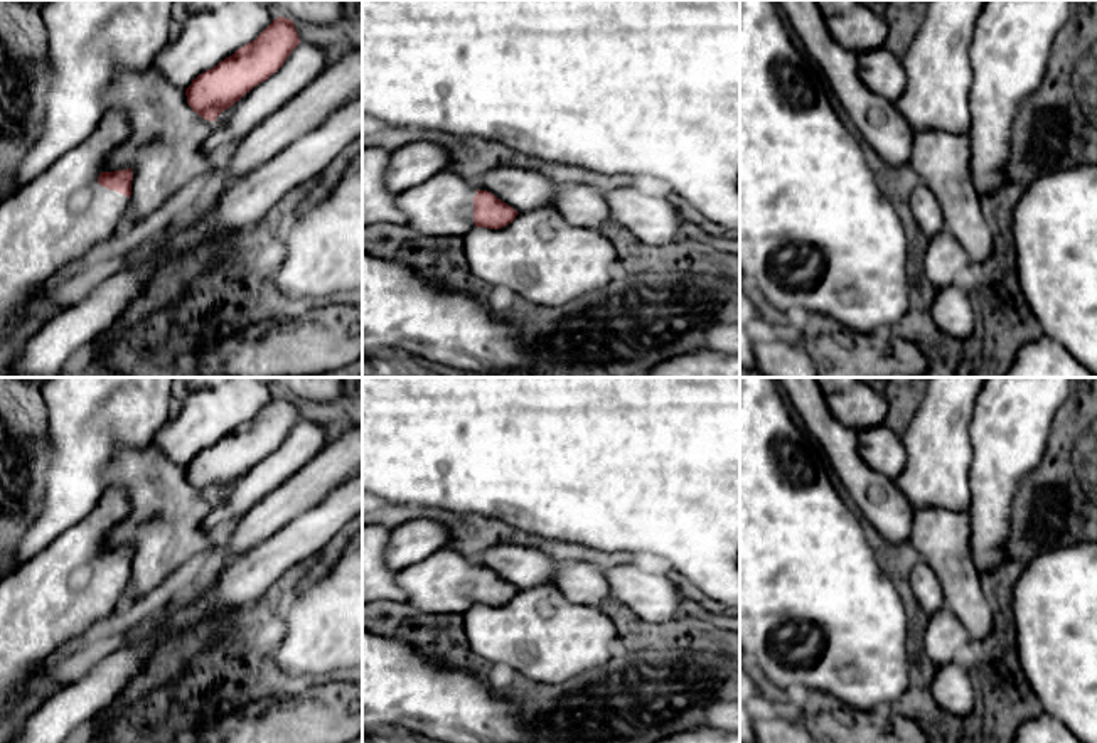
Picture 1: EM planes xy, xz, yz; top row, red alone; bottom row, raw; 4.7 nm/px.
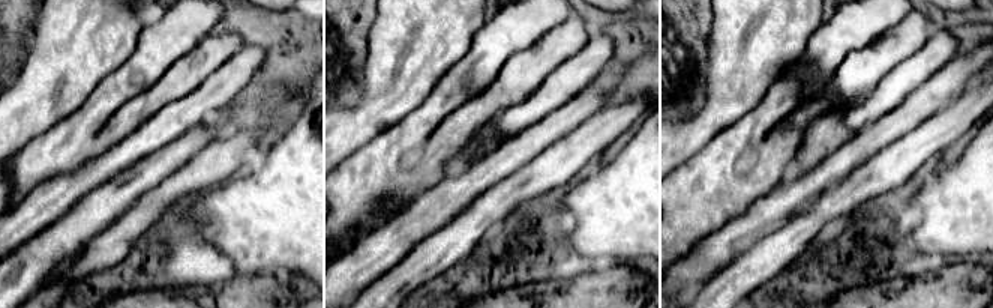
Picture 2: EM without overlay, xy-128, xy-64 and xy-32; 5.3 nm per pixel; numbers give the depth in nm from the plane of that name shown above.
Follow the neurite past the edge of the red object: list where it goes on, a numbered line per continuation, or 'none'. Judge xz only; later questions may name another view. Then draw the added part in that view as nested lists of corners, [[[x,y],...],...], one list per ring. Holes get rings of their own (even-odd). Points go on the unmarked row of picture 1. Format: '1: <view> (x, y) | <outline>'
1: xz (444, 583) | [[[441,549],[418,564],[398,571],[398,585],[408,603],[430,615],[463,615],[474,600],[477,564],[453,549]]]

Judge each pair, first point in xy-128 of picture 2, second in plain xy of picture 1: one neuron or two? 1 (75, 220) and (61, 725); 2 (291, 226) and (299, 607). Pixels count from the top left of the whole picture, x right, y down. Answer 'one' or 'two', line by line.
1: two
2: one

